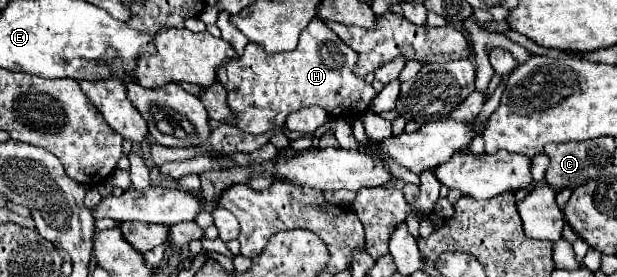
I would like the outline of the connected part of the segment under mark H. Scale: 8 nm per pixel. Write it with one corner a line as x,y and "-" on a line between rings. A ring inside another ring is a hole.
313,17
307,29
303,29
295,51
265,55
257,43
249,43
241,57
231,59
225,65
227,105
237,115
235,125
245,133
259,135
279,129
289,113
311,105
323,107
331,117
357,117
353,115
357,111
363,115
377,93
361,77
351,73
355,61
357,53
347,47
319,17

